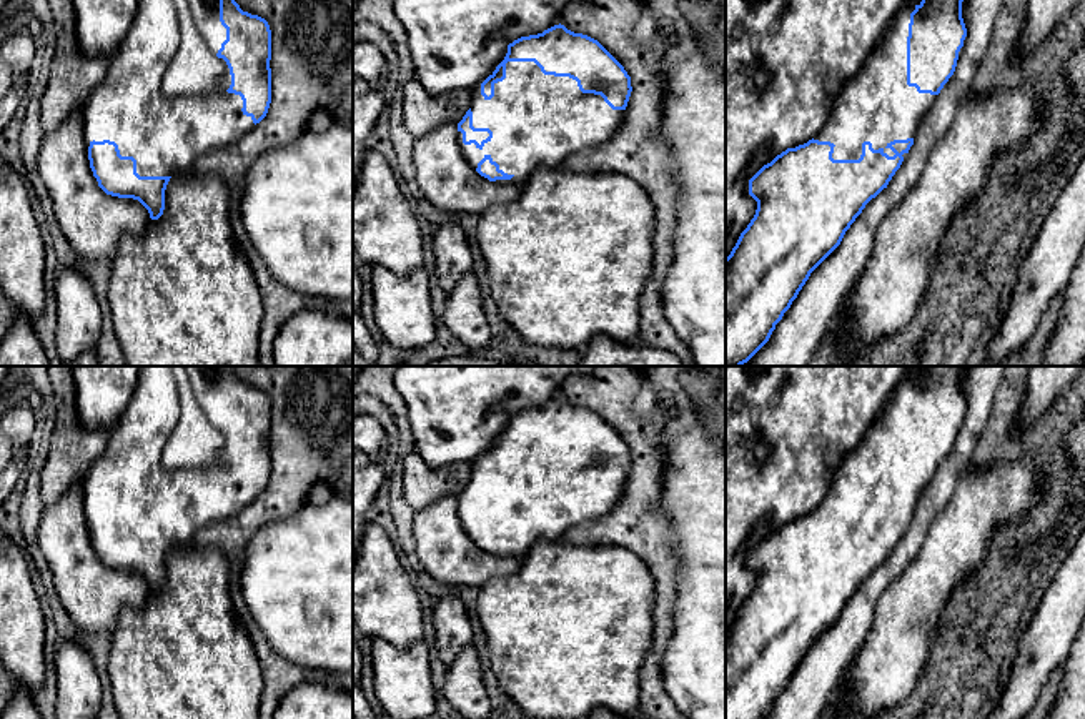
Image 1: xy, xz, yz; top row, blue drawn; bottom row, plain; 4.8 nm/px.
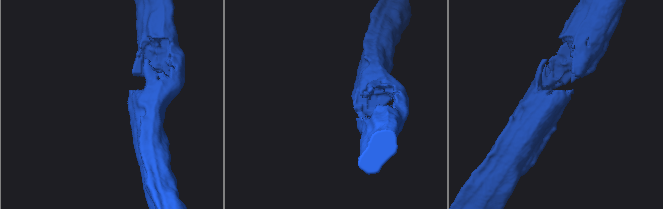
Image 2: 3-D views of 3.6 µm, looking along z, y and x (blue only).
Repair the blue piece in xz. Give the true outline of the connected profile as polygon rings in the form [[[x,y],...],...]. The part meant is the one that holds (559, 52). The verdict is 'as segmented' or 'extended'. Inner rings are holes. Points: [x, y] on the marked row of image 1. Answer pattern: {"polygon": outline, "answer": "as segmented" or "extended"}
{"polygon": [[[559,23],[508,45],[504,60],[471,90],[471,108],[458,123],[458,141],[481,176],[521,186],[536,170],[561,166],[572,153],[607,143],[622,123],[631,92],[631,77],[597,40]]], "answer": "extended"}

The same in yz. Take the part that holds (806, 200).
{"polygon": [[[905,0],[864,65],[837,92],[817,135],[787,148],[749,180],[749,195],[757,201],[757,210],[726,258],[726,366],[742,366],[769,341],[810,273],[840,245],[865,205],[887,188],[900,168],[919,125],[955,72],[967,37],[962,2],[922,0],[915,5]]], "answer": "extended"}

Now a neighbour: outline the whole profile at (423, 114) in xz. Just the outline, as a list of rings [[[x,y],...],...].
[[[416,78],[403,85],[403,95],[404,126],[414,140],[434,131],[444,123],[459,123],[471,108],[469,90],[429,95]]]

